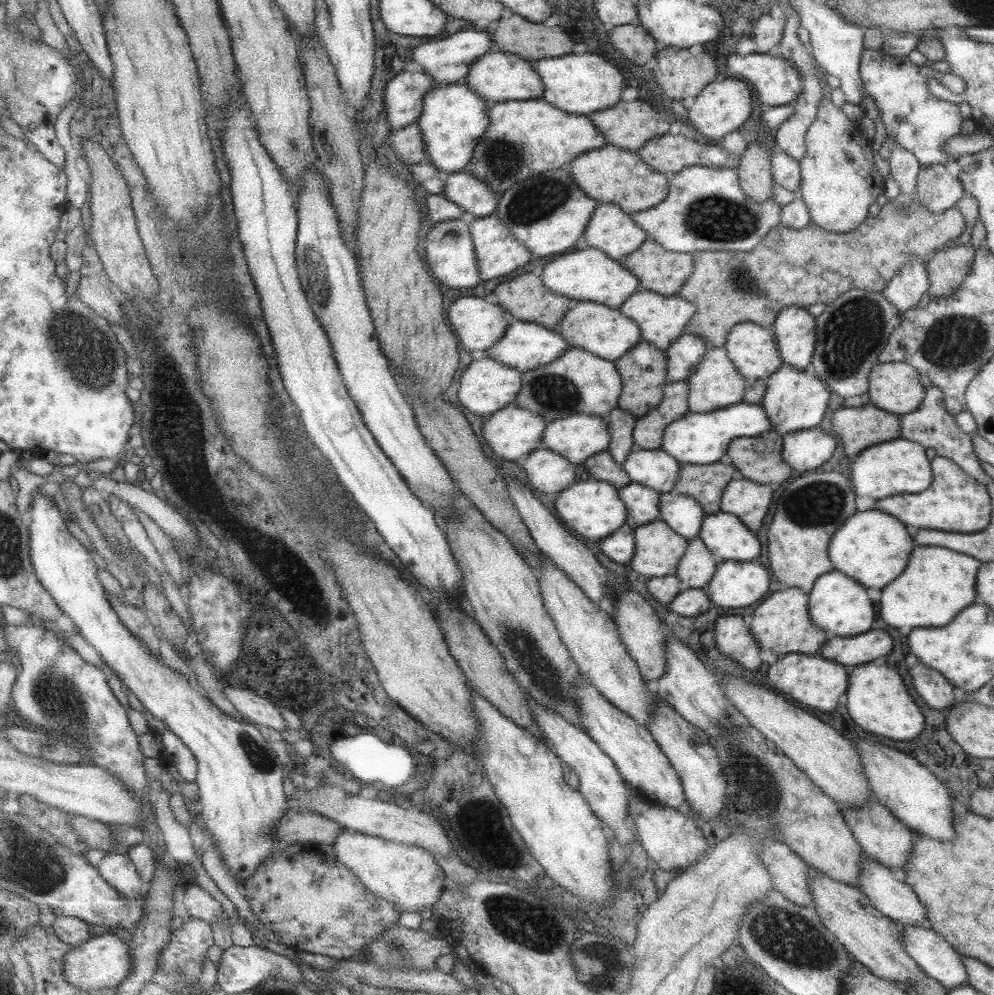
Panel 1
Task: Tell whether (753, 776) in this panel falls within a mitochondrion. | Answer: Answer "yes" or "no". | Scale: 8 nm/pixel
yes

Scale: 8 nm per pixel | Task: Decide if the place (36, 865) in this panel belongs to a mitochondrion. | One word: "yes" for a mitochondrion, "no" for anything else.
yes

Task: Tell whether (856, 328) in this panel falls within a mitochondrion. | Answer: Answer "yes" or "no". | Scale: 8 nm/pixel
yes

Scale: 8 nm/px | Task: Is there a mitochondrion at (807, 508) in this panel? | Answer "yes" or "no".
yes

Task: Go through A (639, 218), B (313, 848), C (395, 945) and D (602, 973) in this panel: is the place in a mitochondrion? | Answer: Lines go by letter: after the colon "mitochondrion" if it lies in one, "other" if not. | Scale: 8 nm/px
A: other
B: other
C: mitochondrion
D: mitochondrion

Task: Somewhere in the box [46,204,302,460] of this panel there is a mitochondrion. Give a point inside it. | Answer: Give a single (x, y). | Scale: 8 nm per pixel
(87, 359)

